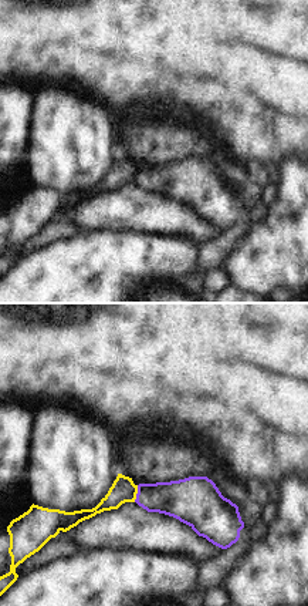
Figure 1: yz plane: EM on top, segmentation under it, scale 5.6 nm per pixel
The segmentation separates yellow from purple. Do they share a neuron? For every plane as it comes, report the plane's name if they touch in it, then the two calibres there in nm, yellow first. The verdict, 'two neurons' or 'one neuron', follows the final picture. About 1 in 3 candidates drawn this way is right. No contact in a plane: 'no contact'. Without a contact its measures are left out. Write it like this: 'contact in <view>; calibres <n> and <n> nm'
contact in yz; calibres 140 and 200 nm

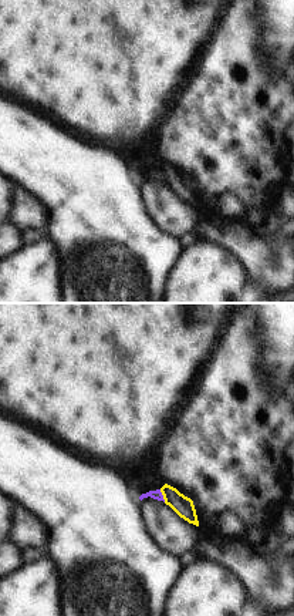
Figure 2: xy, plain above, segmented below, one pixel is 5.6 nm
contact in xy; calibres 110 and 50 nm

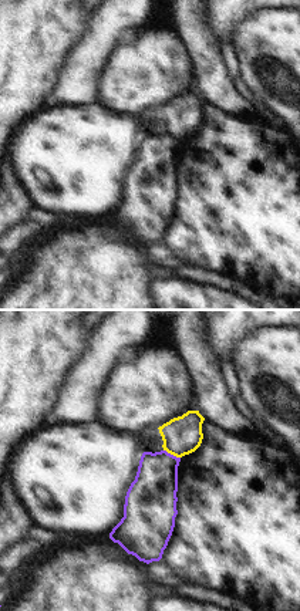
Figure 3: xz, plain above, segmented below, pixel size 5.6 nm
contact in xz; calibres 220 and 260 nm

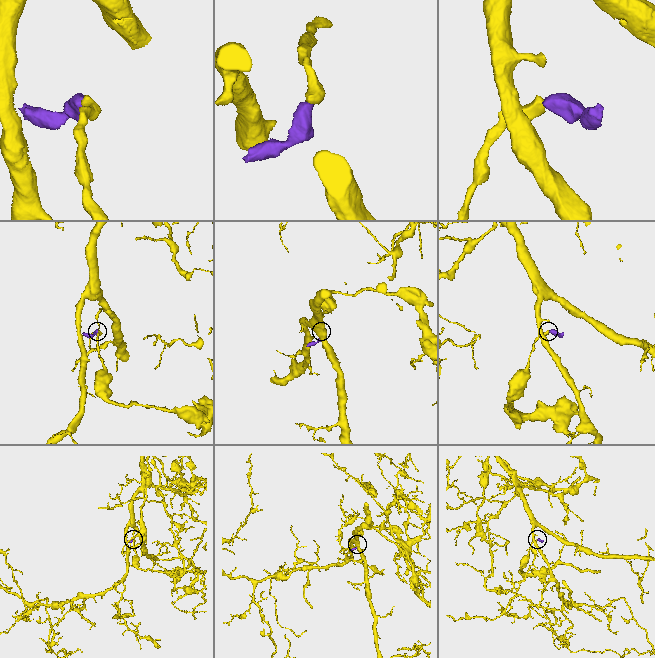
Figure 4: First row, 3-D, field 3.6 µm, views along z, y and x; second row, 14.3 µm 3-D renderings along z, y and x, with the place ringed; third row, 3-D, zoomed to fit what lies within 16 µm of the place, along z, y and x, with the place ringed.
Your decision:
two neurons

